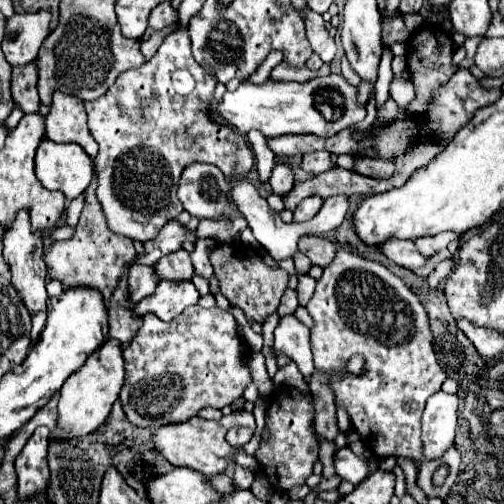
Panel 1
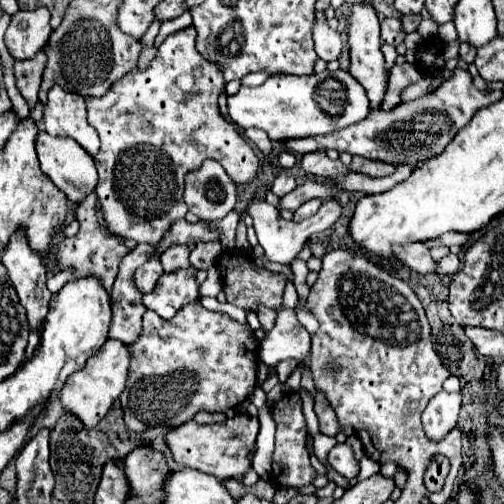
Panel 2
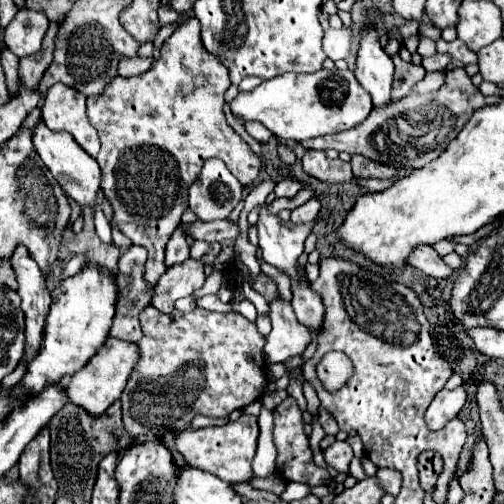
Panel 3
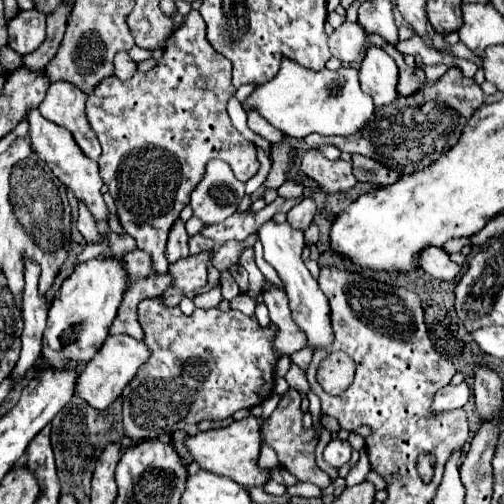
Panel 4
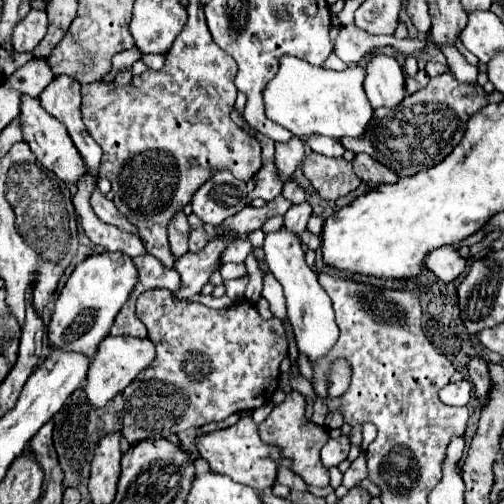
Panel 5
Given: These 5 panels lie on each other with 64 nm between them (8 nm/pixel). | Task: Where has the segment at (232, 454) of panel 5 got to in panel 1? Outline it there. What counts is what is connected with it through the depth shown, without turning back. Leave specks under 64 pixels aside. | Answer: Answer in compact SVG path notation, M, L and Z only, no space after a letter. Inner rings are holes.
M234 410L232 414L228 414L220 420L204 420L200 416L194 416L186 422L180 422L180 424L160 426L152 436L152 444L158 450L158 454L162 458L166 458L172 466L184 466L184 468L192 468L204 476L216 476L216 474L222 474L234 466L232 454L236 454L240 450L240 448L234 448L226 442L226 432L232 426L256 428L256 422L254 422L254 416L246 410Z

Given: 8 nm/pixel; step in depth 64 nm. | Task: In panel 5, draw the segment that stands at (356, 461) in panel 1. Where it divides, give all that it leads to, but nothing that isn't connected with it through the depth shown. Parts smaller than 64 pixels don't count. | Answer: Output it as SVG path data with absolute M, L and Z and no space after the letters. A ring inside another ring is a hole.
M346 436L340 438L330 438L324 446L322 446L322 464L326 468L338 466L340 462L344 462L348 458L348 450L350 450L350 440Z

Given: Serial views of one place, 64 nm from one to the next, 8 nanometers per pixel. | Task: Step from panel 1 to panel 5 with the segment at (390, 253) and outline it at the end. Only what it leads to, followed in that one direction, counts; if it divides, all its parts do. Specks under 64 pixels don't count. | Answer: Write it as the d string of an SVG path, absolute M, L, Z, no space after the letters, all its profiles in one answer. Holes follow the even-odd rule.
M444 246L444 248L432 250L428 254L424 266L432 274L436 274L440 280L452 282L454 278L458 278L466 270L466 260L452 246Z

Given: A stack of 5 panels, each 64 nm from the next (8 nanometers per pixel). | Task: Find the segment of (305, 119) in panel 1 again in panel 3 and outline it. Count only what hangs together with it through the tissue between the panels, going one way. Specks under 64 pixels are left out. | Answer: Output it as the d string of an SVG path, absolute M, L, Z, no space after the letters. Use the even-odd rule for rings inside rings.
M318 70L312 74L288 72L264 80L250 92L240 92L230 102L230 110L234 118L264 124L276 140L300 142L306 138L354 128L370 114L372 100L368 92L360 88L352 70Z

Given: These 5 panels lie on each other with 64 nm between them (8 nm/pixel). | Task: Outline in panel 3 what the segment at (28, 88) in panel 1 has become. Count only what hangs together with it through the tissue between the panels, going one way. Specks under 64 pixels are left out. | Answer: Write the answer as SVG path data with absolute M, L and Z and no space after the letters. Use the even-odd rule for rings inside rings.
M50 24L46 36L44 36L44 44L40 48L40 52L20 58L20 68L18 68L18 76L24 88L38 88L44 70L50 66L52 62L52 54L54 54L54 38L56 38L56 30L58 24Z

